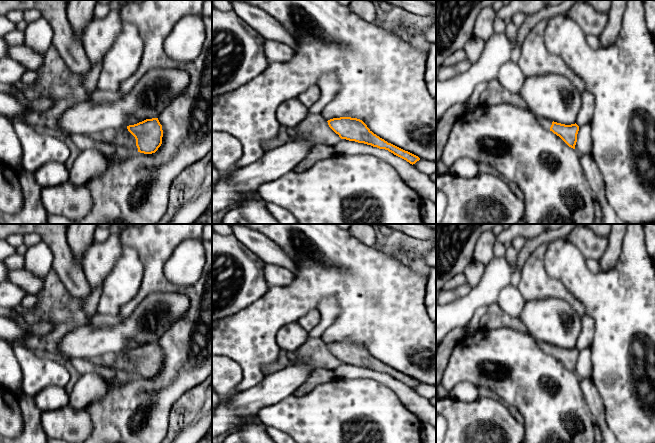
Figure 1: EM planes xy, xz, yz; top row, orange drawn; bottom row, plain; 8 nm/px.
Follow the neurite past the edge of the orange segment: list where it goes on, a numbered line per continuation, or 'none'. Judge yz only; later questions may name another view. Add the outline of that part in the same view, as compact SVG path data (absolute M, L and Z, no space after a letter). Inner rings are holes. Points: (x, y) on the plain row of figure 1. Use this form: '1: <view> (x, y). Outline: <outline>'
1: yz (546, 347). Outline: M537 340L537 342L538 342L540 348L541 348L544 352L546 352L547 354L550 354L550 351L551 351L553 345L548 344L548 343L545 343L545 342L538 341L538 340Z

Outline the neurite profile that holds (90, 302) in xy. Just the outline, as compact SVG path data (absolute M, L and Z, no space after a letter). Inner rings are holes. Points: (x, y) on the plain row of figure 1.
M99 286L96 290L91 289L90 293L81 299L82 307L86 314L93 317L97 313L97 306L102 294L102 286Z

